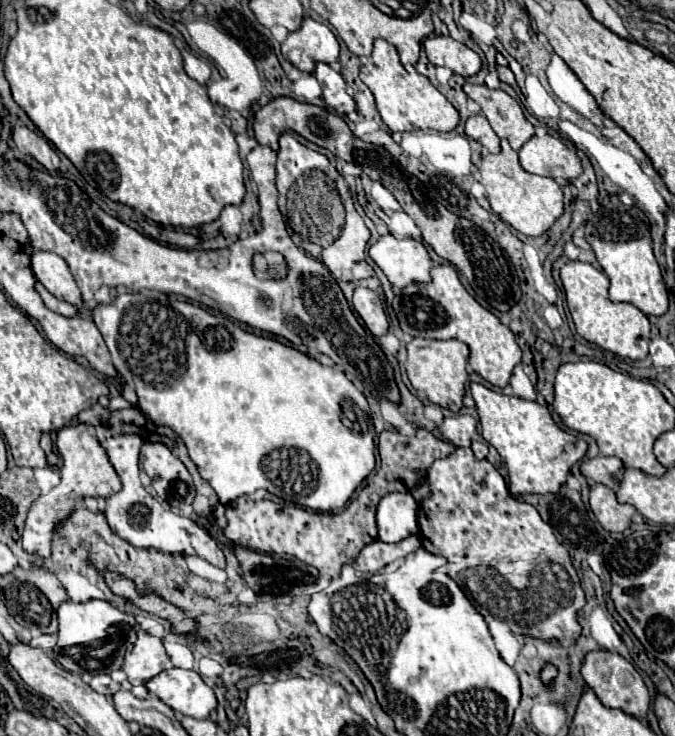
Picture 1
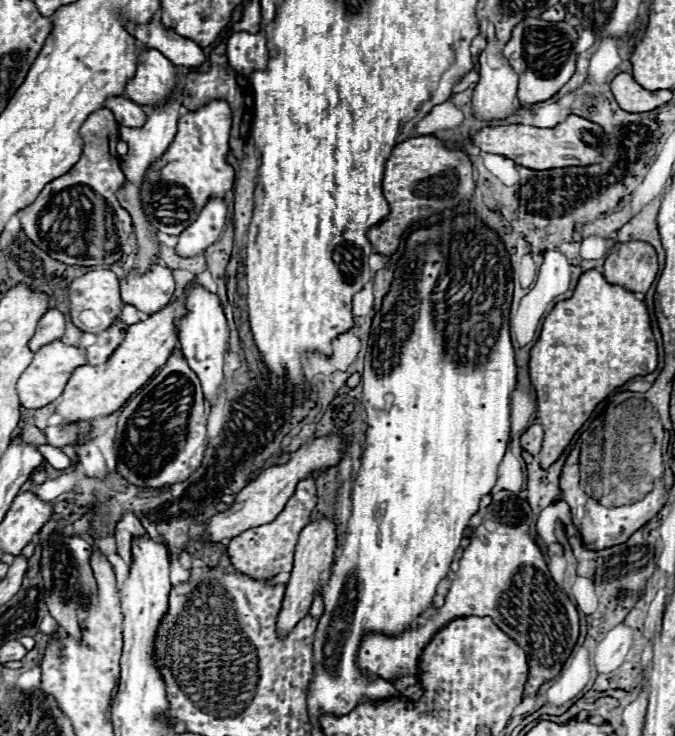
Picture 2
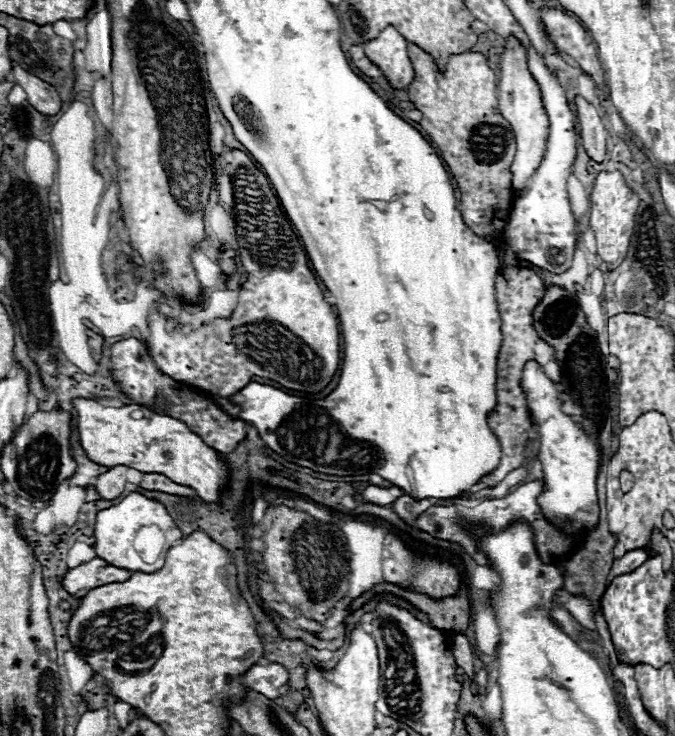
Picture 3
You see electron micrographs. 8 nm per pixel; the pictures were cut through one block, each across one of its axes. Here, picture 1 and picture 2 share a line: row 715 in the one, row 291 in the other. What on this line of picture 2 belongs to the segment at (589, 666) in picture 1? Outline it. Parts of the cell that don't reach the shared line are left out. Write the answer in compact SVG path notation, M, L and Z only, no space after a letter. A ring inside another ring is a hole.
M640 240L616 244L604 264L606 282L622 286L634 294L644 294L658 274L656 250Z

